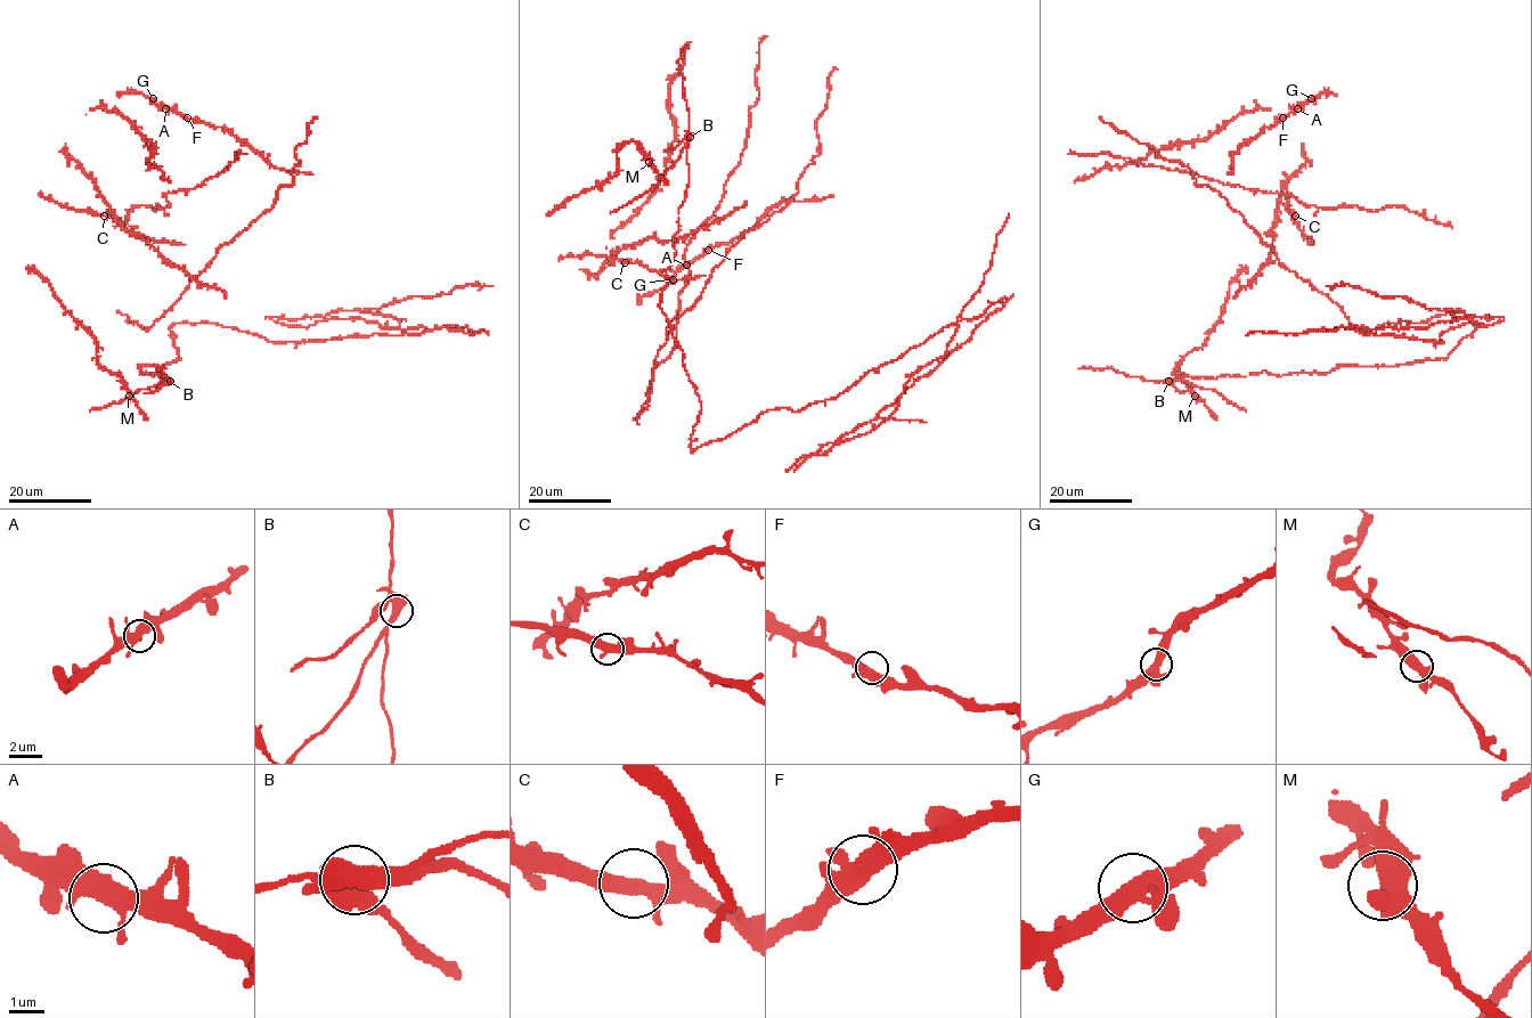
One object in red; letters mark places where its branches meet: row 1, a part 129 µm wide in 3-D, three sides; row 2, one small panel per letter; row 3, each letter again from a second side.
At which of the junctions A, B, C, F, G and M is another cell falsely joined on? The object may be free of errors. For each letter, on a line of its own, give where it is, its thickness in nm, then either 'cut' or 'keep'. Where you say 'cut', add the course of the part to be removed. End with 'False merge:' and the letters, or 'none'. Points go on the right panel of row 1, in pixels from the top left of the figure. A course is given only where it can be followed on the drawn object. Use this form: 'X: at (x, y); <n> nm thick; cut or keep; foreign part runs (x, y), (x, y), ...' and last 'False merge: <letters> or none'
A: at (1297, 108); 400 nm thick; keep
B: at (1168, 381); 440 nm thick; cut; foreign part runs (1168, 381), (1181, 380), (1214, 390), (1245, 412)
C: at (1295, 216); 400 nm thick; keep
F: at (1282, 117); 480 nm thick; keep
G: at (1311, 98); 440 nm thick; keep
M: at (1195, 396); 440 nm thick; keep
False merge: B

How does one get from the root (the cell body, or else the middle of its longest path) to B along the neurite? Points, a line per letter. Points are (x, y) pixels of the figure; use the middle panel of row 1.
B: (694, 424), (701, 401), (660, 307), (689, 185), (690, 137)

